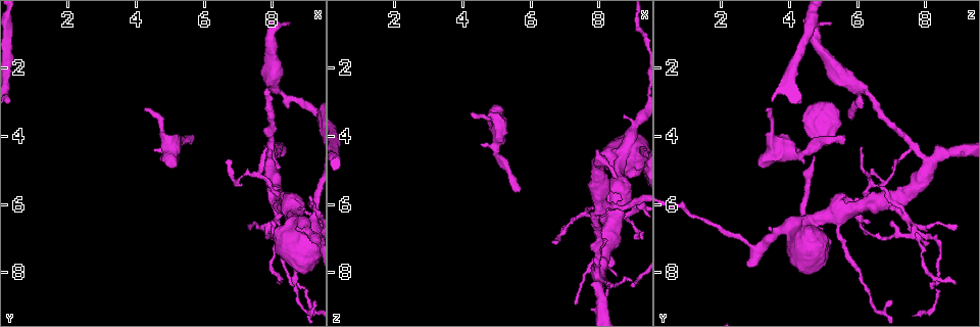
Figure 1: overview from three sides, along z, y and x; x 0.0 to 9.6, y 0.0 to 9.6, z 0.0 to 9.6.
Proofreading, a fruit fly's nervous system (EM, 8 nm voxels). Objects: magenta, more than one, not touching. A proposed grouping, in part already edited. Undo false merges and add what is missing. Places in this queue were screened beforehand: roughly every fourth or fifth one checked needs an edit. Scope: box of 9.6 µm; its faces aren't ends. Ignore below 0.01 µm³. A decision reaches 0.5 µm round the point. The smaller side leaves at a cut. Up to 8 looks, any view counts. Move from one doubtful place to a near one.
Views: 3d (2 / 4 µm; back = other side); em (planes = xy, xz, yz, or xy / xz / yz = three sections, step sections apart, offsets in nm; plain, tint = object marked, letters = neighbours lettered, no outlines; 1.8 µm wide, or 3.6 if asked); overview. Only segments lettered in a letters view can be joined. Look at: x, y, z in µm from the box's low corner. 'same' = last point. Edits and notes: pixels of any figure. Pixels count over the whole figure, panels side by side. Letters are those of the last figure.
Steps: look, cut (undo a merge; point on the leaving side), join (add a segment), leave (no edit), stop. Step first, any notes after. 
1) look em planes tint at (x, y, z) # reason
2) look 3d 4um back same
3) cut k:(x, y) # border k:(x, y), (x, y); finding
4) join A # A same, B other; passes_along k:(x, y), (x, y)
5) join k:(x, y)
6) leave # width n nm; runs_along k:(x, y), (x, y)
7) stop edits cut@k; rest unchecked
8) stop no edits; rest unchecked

look 3d 2um at (4.55, 4.40, 4.20) # an open end

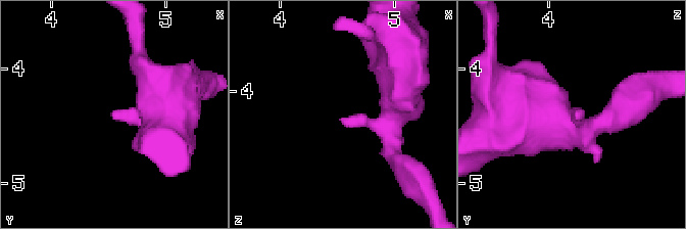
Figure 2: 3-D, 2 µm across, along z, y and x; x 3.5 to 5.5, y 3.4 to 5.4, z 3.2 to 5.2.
look em xz step 8 letters at (4.52, 4.46, 4.26) # arm_widths 200, 420 nm

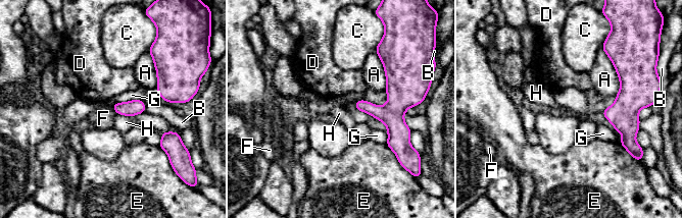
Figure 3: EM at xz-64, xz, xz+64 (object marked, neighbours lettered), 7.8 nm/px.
look em planes letters same

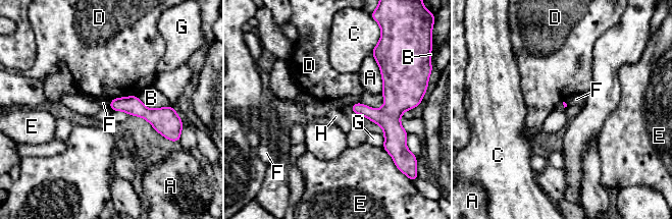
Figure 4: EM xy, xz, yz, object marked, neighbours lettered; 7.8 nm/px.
leave # A other, B other, C other, D other, E other, F other, G other, H other; runs_along 4:(382, 70), (390, 87), (388, 146); no lettered segment goes on from it

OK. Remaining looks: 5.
look 3d 2um at (8.00, 5.45, 6.70) # thick end

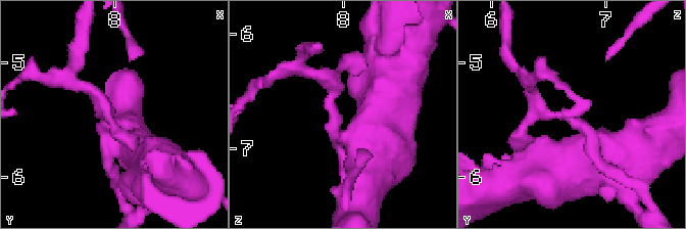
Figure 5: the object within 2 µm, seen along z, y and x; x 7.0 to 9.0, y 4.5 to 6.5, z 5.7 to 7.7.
look em yz step 16 tint at (7.96, 5.50, 6.66) # now the EM

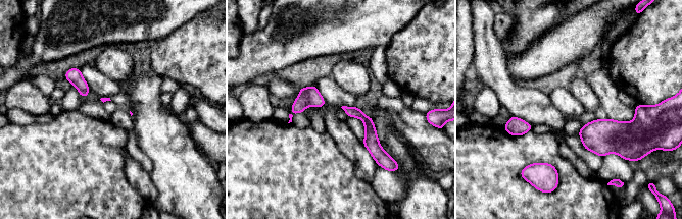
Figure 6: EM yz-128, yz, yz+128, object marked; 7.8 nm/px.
look em planes letters same # cut it another way

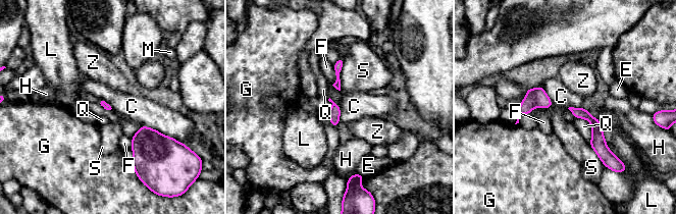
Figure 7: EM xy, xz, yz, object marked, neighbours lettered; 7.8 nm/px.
leave # C other, E other, F other, G other, H other, L other, M other, Q other, S other, Z other; runs_along 7:(574, 110), (594, 123), (603, 157); none of them fits

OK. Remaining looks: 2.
stop no edits; rest unchecked

